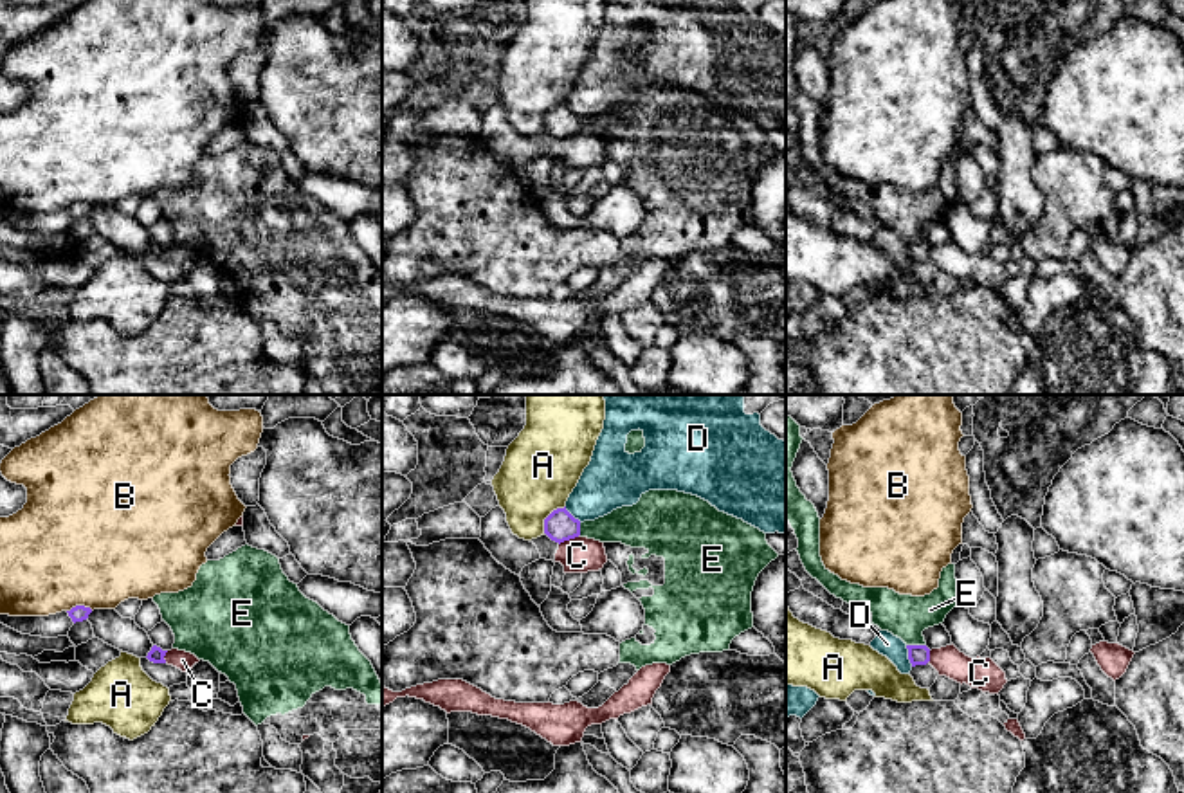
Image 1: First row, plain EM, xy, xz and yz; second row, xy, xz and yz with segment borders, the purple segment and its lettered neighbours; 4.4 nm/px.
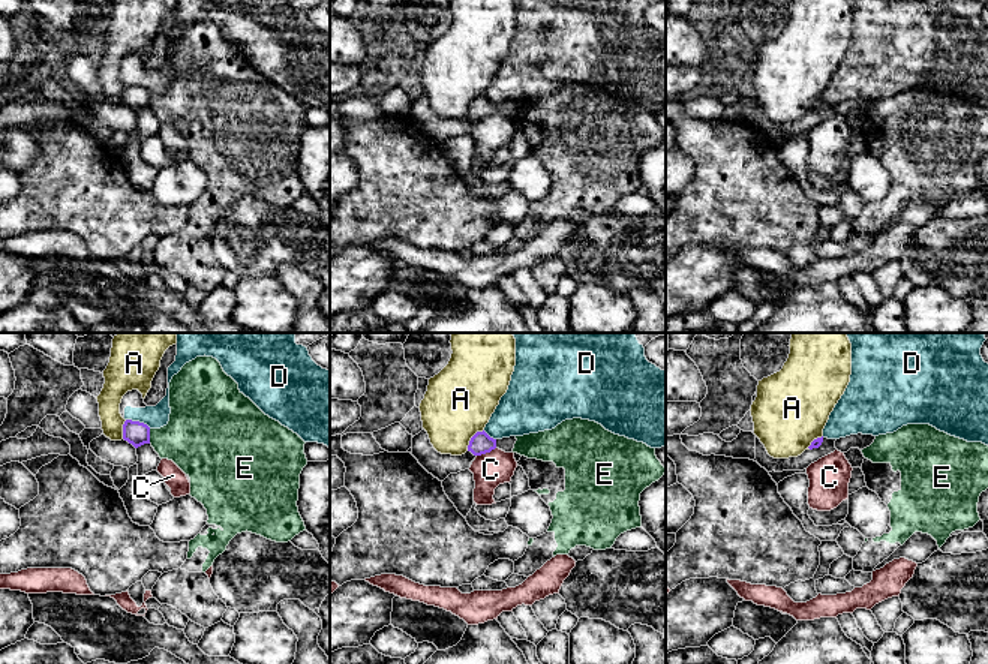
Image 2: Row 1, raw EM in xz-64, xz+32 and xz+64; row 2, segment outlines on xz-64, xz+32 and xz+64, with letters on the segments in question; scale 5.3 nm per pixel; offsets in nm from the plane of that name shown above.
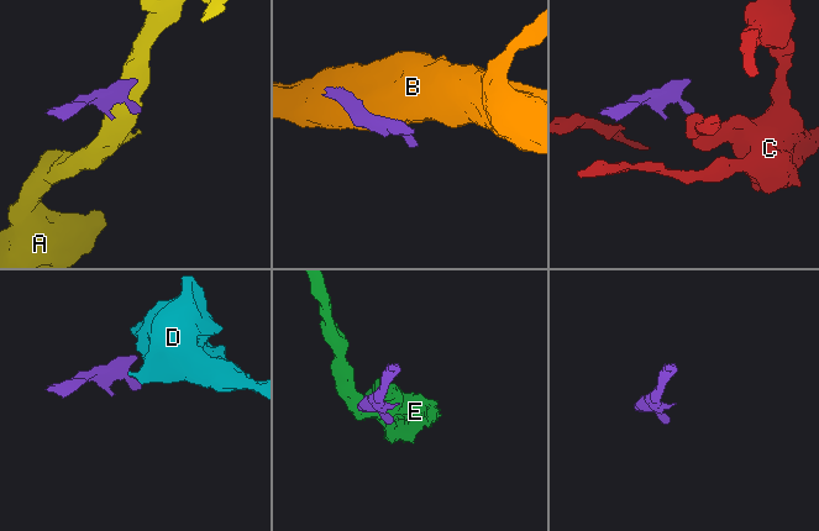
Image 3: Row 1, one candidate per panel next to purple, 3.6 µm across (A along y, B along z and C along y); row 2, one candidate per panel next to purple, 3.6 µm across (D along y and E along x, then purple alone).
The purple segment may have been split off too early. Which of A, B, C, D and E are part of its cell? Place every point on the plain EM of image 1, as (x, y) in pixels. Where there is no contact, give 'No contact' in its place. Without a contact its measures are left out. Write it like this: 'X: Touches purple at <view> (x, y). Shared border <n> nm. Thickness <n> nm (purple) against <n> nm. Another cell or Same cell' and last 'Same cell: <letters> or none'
A: Touches purple at xz (548, 112). Shared border 160 nm. Thickness 140 nm (purple) against 340 nm. Another cell
B: Touches purple at xy (80, 202). Shared border 120 nm. Thickness 70 nm (purple) against 500 nm. Another cell
C: Touches purple at xz (568, 136). Shared border 110 nm. Thickness 140 nm (purple) against 160 nm. Another cell
D: Touches purple at yz (909, 253). Shared border 100 nm. Thickness 100 nm (purple) against 100 nm. Another cell
E: Touches purple at yz (916, 242). Shared border 90 nm. Thickness 100 nm (purple) against 190 nm. Another cell
Same cell: none

